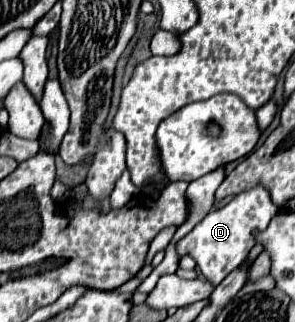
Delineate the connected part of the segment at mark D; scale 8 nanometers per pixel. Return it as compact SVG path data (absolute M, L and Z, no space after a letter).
M264 187L248 189L240 195L236 195L226 207L212 209L188 235L184 235L176 243L176 253L180 257L190 255L196 259L198 269L204 273L204 277L217 286L220 281L240 263L246 259L248 251L254 247L252 243L252 229L264 229L264 225L270 223L272 215L278 211L278 207L270 201L268 191Z

